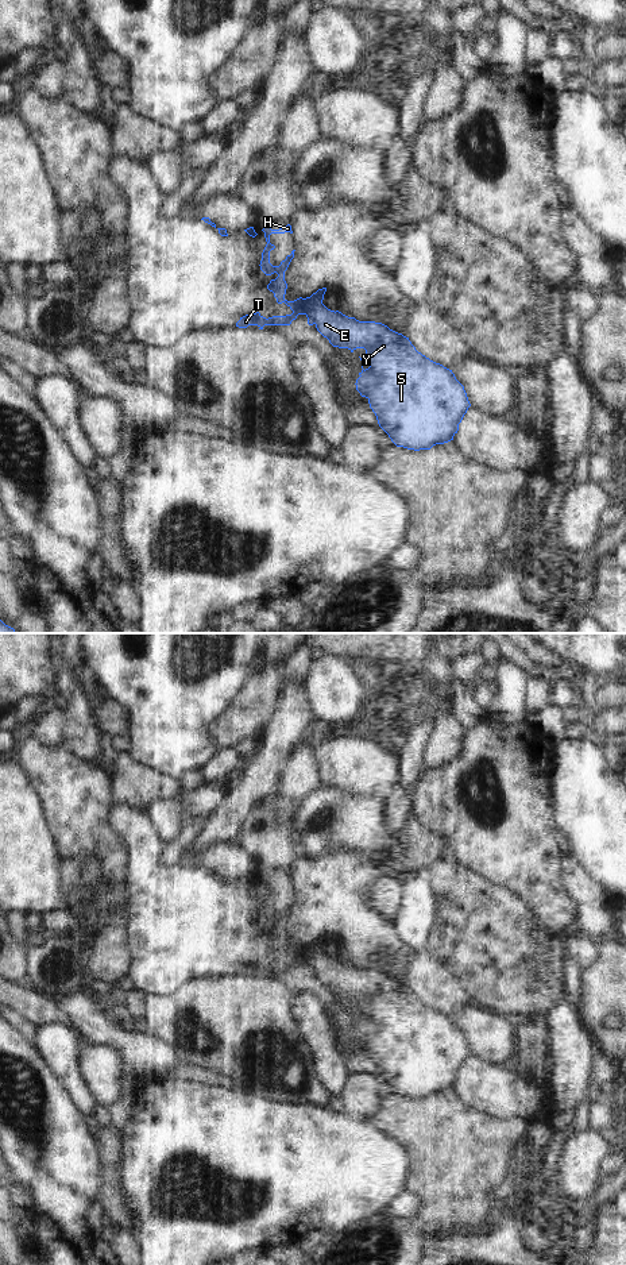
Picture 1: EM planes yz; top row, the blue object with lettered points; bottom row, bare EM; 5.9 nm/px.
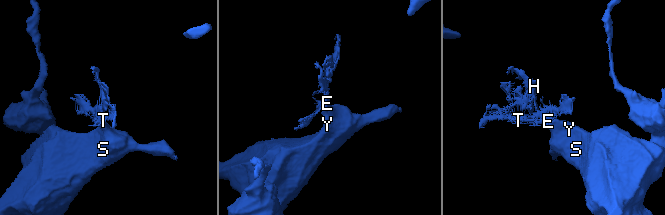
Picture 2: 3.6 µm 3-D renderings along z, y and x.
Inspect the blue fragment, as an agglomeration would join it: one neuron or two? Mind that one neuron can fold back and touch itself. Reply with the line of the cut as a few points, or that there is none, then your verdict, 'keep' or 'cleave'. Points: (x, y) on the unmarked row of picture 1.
cut yz (321, 951), (313, 956), (313, 971); cleave

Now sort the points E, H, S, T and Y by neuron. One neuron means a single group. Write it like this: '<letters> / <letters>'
E S Y / H T

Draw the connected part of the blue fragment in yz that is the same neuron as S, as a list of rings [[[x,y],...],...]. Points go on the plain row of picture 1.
[[[324,952],[313,956],[313,967],[317,979],[333,995],[348,996],[351,1000],[366,998],[370,1015],[359,1021],[356,1038],[368,1048],[379,1075],[397,1095],[420,1099],[453,1088],[471,1052],[452,1018],[418,1000],[409,986],[382,971],[359,969]]]

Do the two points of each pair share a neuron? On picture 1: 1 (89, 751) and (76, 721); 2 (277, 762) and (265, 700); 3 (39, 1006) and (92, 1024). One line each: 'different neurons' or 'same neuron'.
1: same neuron
2: different neurons
3: different neurons

